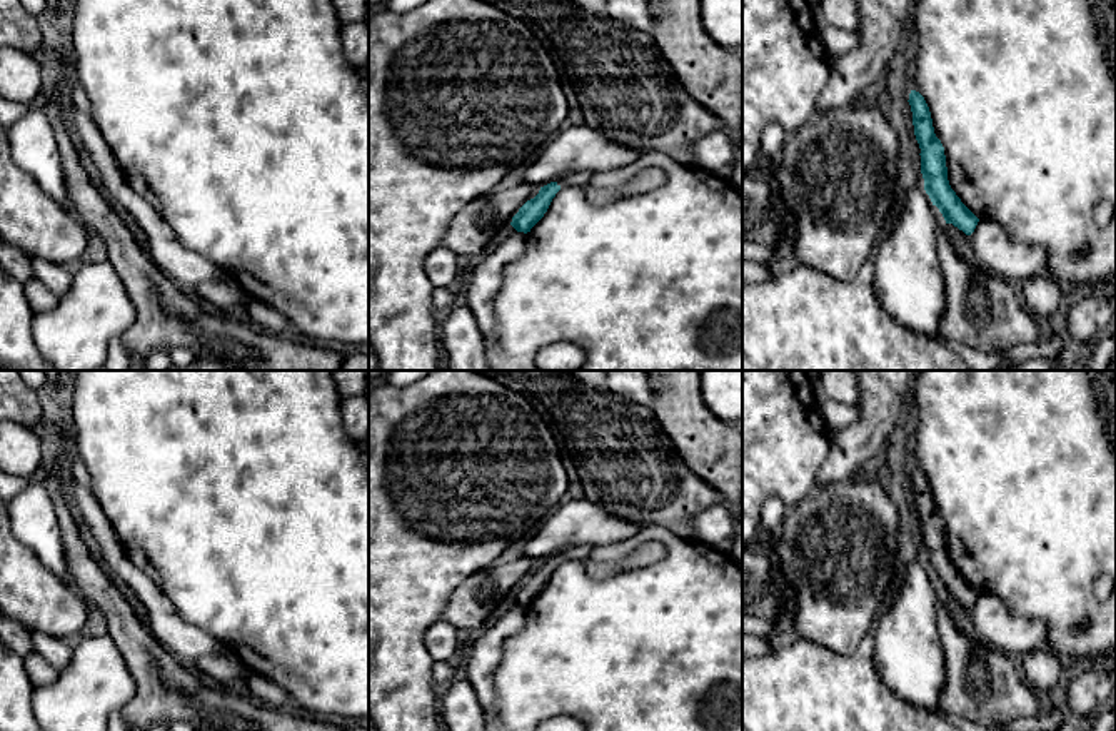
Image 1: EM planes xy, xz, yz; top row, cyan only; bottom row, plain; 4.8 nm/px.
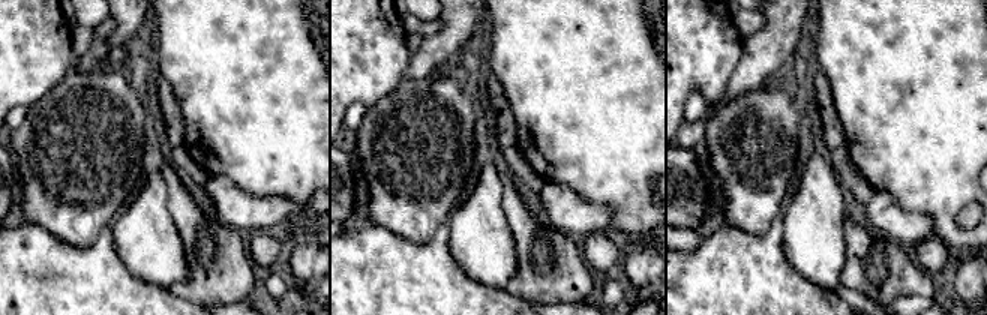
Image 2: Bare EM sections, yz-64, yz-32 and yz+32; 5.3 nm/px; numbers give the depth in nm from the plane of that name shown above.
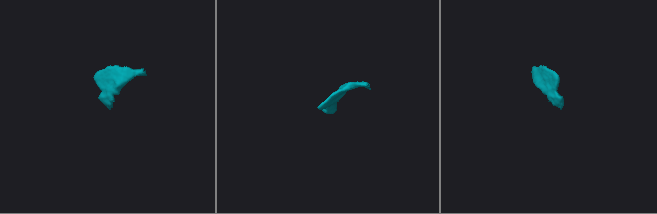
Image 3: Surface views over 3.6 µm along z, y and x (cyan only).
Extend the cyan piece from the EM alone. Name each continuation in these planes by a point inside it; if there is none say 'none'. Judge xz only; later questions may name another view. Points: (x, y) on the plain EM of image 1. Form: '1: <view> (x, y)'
none

